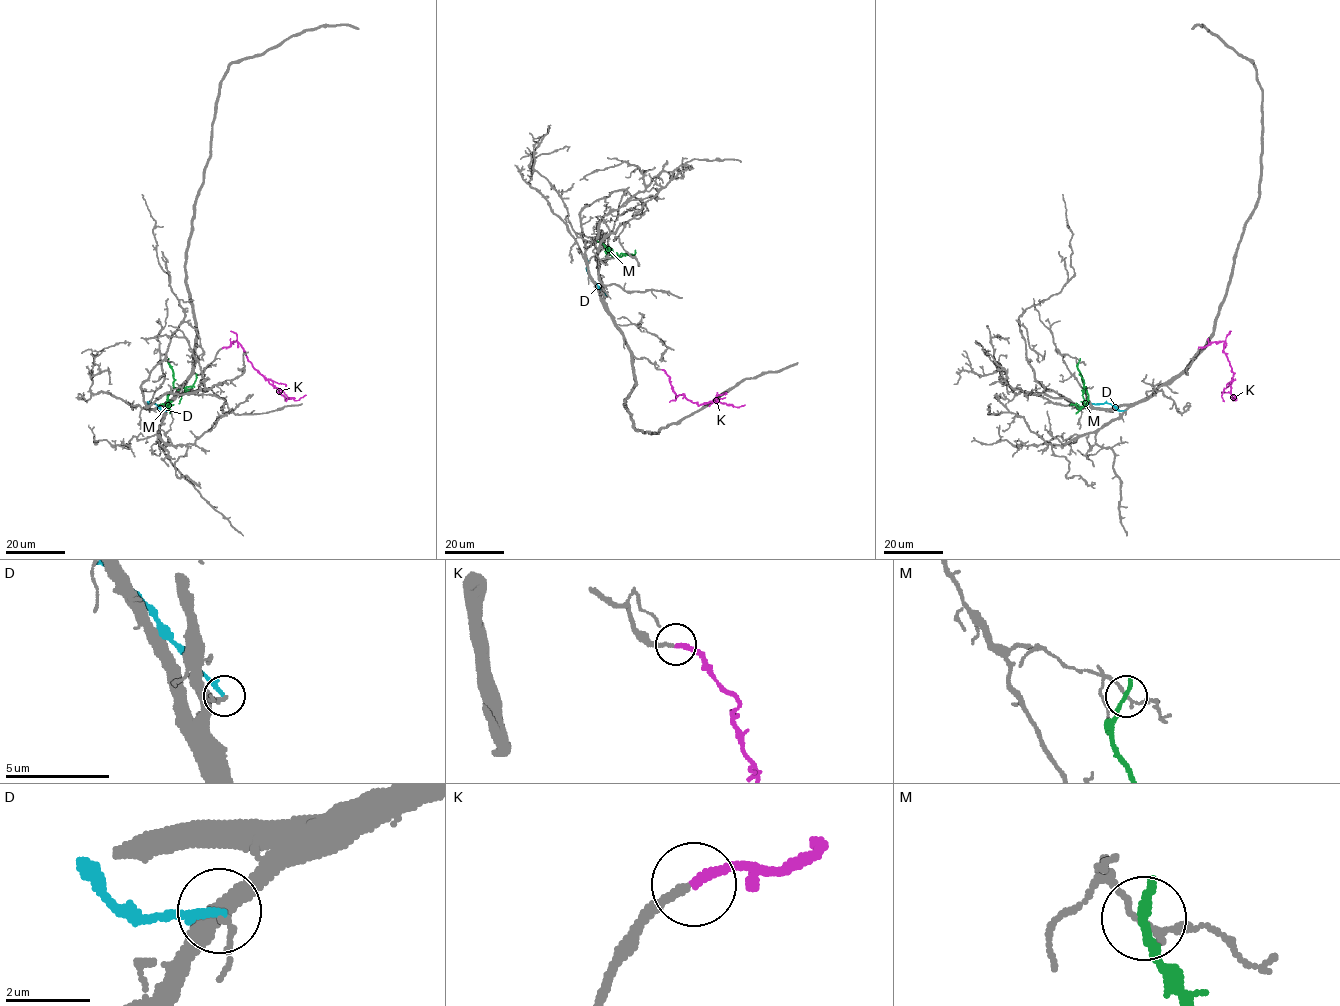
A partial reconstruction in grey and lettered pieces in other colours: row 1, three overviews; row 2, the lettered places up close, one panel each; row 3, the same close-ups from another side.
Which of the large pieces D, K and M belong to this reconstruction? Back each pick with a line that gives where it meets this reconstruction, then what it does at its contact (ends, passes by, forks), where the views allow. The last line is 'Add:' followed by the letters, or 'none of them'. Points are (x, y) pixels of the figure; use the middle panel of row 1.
K: meets grey at (661, 369); it ends there
Add: K

